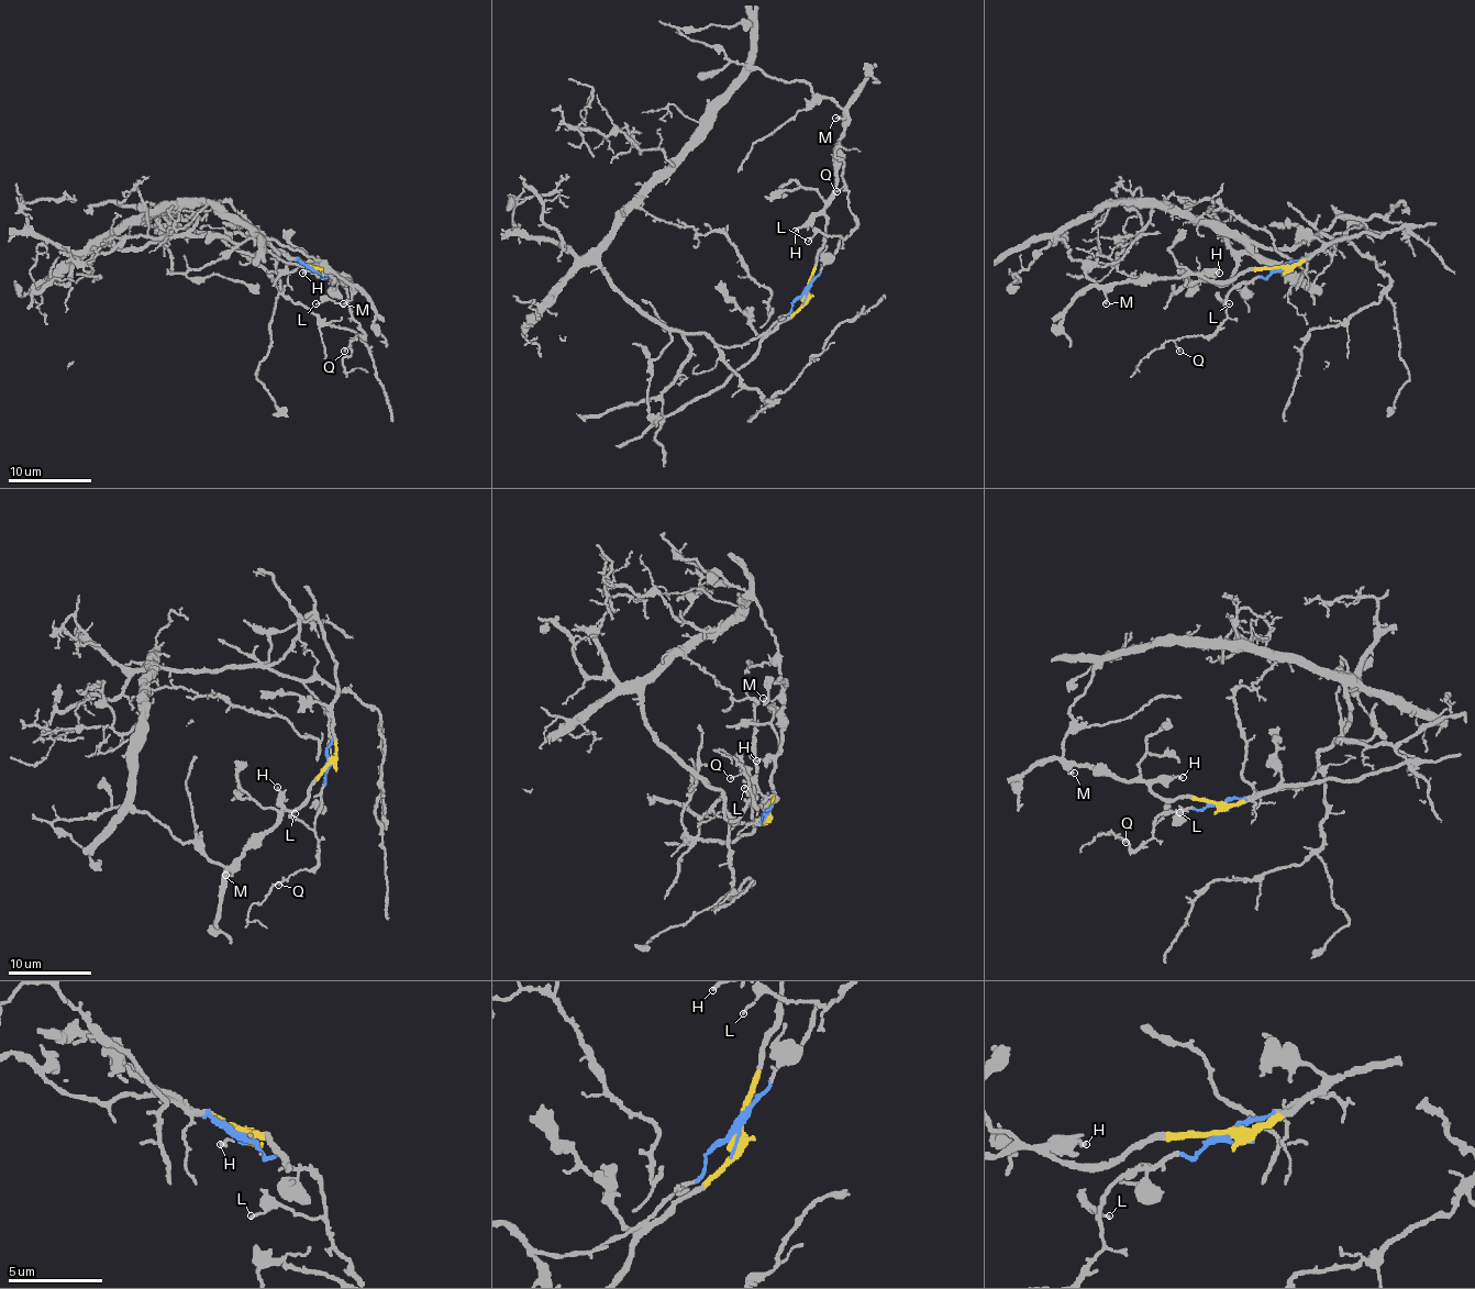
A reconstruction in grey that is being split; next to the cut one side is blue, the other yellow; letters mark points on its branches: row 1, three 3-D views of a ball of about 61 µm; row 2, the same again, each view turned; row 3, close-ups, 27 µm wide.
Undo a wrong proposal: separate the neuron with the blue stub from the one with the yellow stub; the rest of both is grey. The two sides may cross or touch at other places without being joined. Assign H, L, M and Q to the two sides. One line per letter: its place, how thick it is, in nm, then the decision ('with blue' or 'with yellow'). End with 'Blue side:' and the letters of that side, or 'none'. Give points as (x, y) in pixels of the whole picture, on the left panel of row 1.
H: place (302, 273); calibre 160 nm; with yellow
L: place (315, 303); calibre 110 nm; with blue
M: place (343, 303); calibre 140 nm; with yellow
Q: place (344, 351); calibre 120 nm; with blue
Blue side: L, Q

